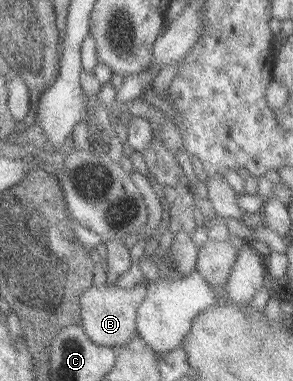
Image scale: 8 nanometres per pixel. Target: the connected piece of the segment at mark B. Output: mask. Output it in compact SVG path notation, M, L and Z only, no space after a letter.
M146 282L137 283L129 290L122 290L113 286L96 288L91 285L79 296L80 328L91 343L97 346L113 348L129 342L135 336L136 308L145 298L147 292Z

